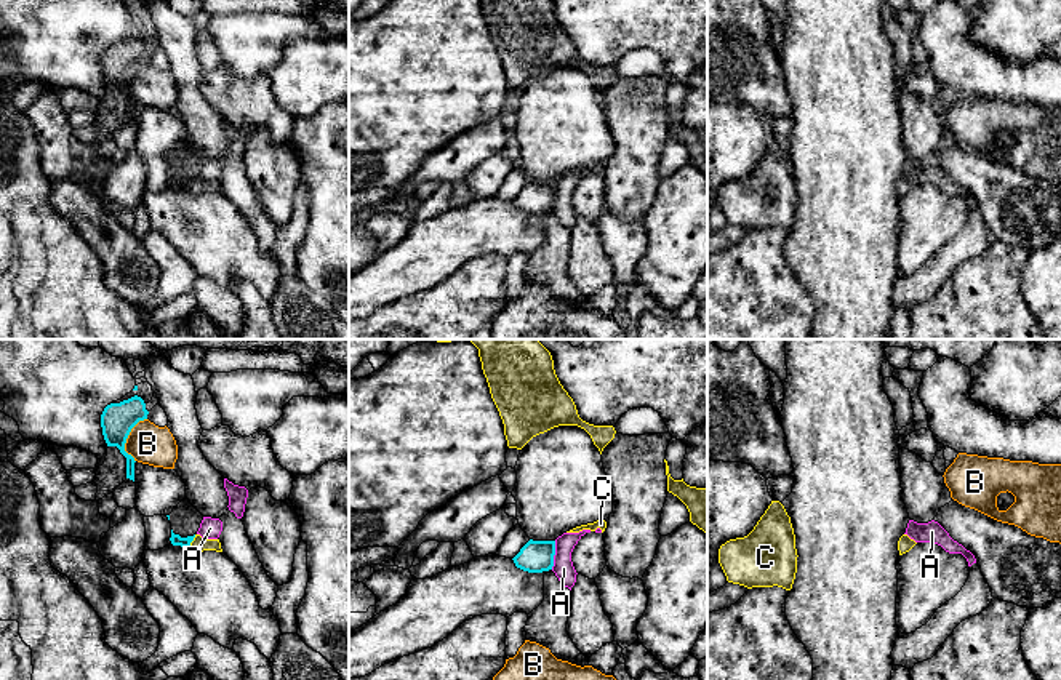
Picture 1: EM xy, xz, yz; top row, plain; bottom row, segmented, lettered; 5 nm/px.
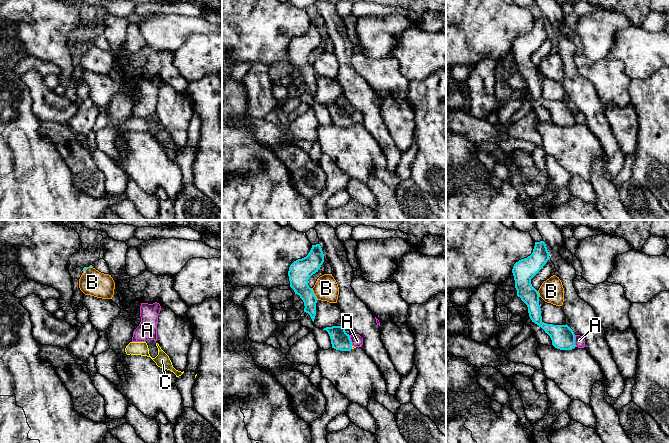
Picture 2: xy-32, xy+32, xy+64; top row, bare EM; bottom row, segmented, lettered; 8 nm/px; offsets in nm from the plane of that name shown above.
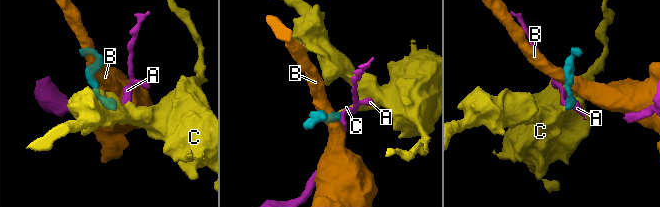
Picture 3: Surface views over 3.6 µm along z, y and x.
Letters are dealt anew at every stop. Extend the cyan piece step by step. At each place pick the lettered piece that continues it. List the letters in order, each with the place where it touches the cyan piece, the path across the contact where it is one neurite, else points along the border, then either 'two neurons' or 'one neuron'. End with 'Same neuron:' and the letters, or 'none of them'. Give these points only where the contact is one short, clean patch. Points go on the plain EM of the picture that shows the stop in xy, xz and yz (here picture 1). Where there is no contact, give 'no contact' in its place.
A: contact xz (554, 196); border xz (556, 183), (554, 207), (551, 210); two neurons
B: contact xy (127, 79); border xy (146, 60), (132, 71), (125, 85), (125, 92), (135, 103); two neurons
C: contact xy (192, 181); way xy (176, 181), (192, 181), (199, 186); one neuron
Same neuron: C

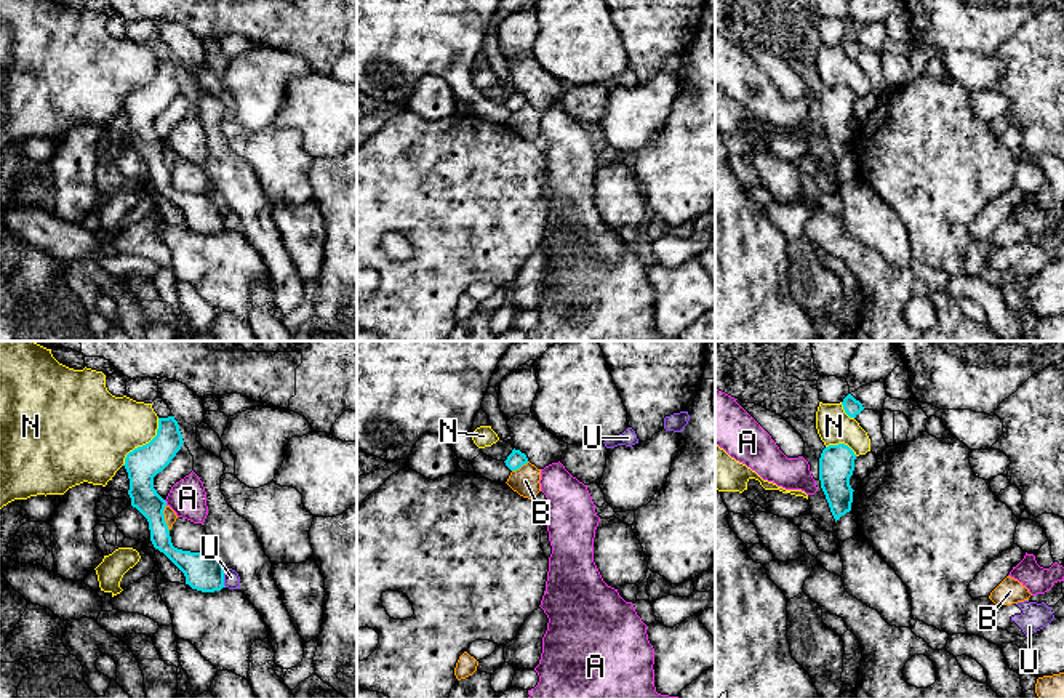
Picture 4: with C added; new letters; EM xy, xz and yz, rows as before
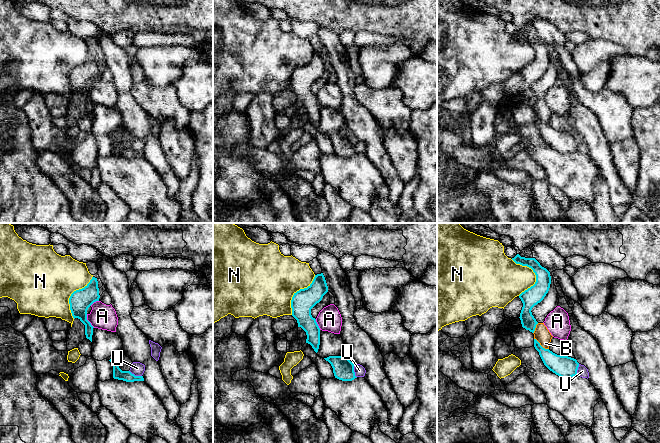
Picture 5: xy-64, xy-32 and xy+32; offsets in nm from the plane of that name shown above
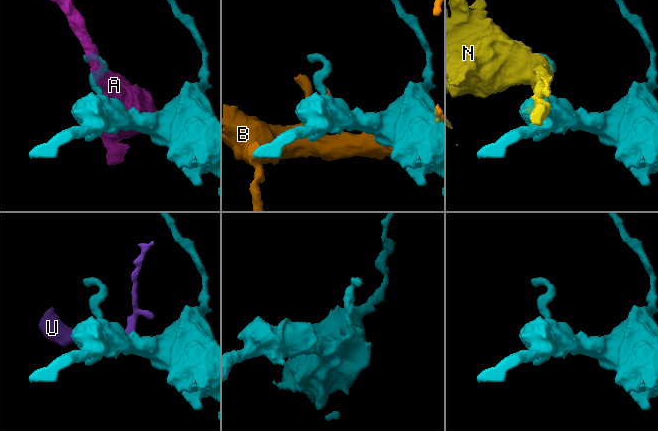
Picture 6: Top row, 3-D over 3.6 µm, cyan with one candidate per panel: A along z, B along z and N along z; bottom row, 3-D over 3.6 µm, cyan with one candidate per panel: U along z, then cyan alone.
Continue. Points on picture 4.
A: contact xy (165, 144); border xy (164, 141), (167, 146); two neurons
B: contact xy (164, 159); border xy (165, 146), (164, 157), (168, 172); two neurons
N: contact xy (146, 85); two neurons
U: contact xy (223, 220); border xy (226, 210), (224, 228); two neurons
Same neuron: none of them

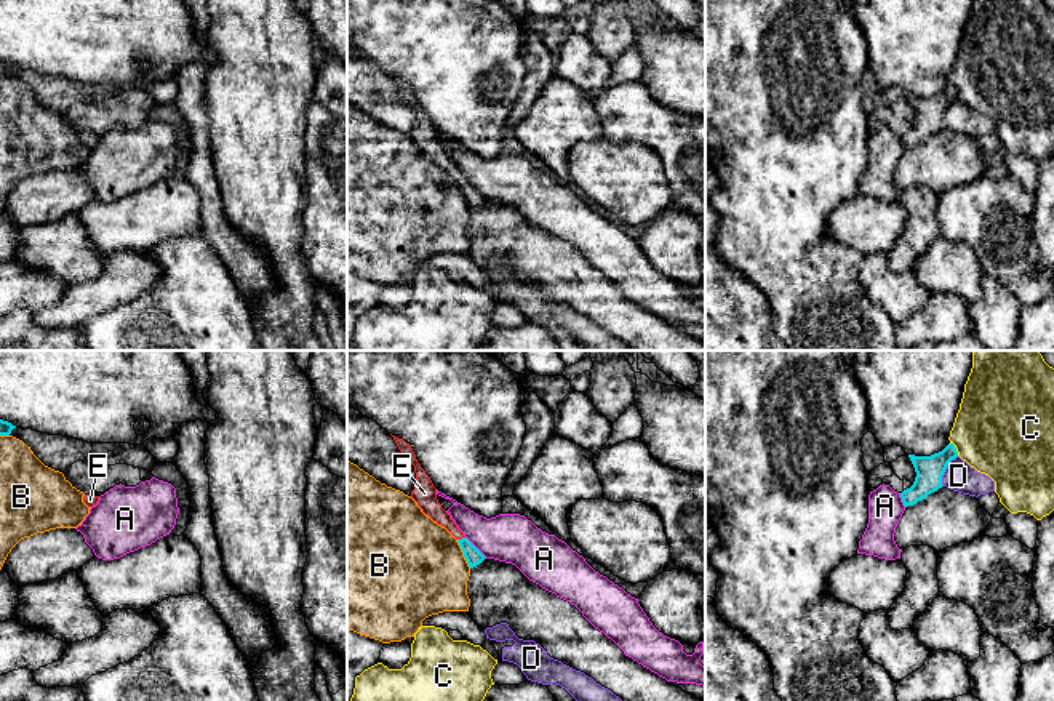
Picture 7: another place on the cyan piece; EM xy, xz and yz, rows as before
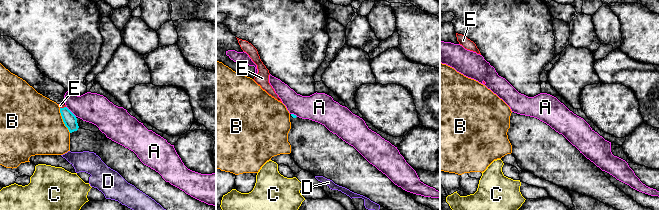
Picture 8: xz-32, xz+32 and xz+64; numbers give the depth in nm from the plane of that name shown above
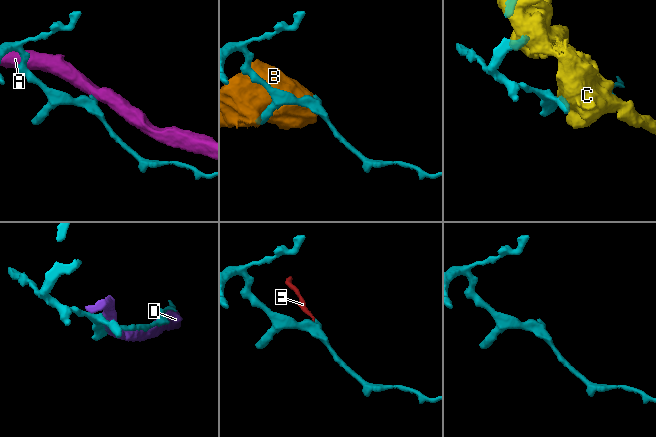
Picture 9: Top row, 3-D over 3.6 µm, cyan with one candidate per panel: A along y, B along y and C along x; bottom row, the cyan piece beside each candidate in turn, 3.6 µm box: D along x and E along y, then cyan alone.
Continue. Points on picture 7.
A: contact xz (475, 189); two neurons
B: contact xz (464, 196); two neurons
C: contact yz (955, 90); two neurons
D: contact yz (944, 112); two neurons
E: contact xz (463, 180); way xz (474, 199), (463, 180), (429, 144); one neuron
Same neuron: E

